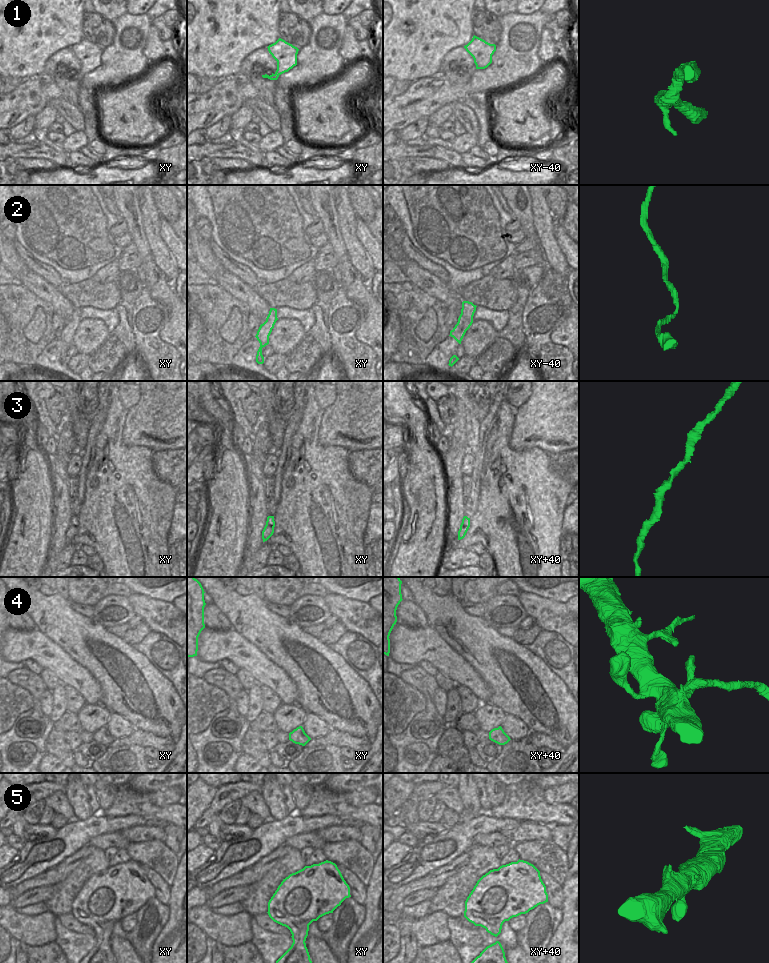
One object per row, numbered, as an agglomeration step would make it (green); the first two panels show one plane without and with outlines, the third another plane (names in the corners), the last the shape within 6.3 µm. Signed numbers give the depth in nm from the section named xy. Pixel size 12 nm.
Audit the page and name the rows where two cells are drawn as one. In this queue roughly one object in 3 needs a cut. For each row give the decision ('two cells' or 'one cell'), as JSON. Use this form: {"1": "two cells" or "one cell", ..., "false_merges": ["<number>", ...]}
{"1": "one cell", "2": "one cell", "3": "one cell", "4": "two cells", "5": "one cell", "false_merges": ["4"]}

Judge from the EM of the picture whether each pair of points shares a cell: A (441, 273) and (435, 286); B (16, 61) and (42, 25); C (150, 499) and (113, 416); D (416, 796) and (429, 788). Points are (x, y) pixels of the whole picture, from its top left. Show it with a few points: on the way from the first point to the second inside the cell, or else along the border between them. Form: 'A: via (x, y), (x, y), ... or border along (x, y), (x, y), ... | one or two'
A: border along (419, 266), (445, 283) | two
B: via (16, 52), (33, 34) | one
C: via (129, 478), (116, 465), (116, 440), (113, 437) | one
D: via (419, 793), (426, 789) | one

